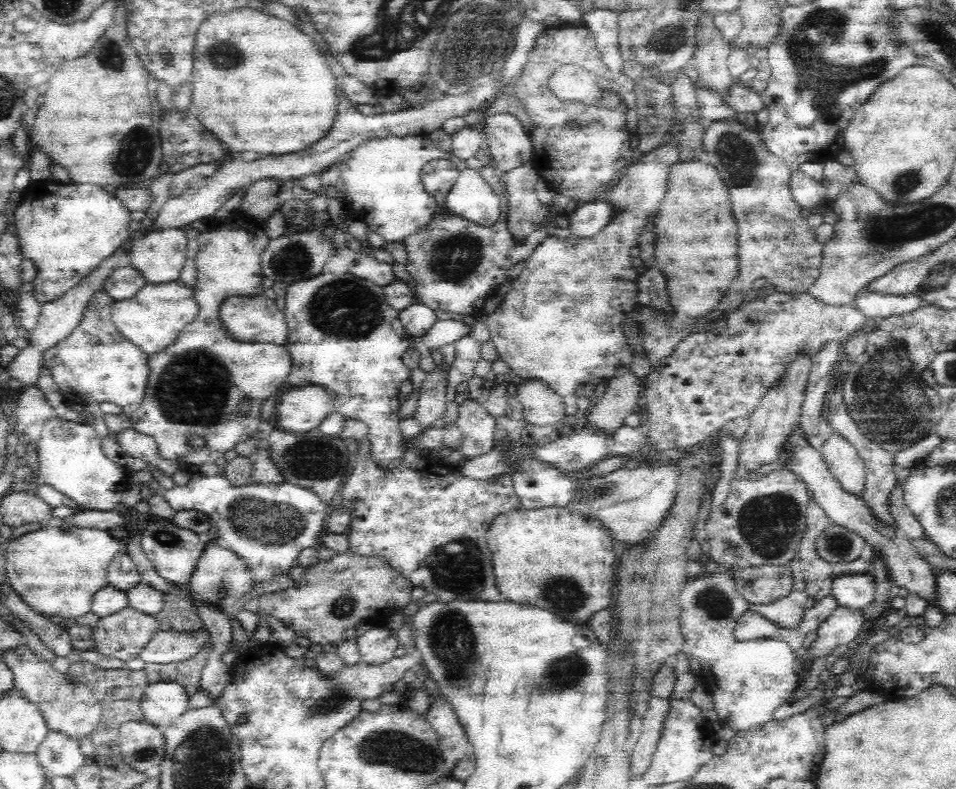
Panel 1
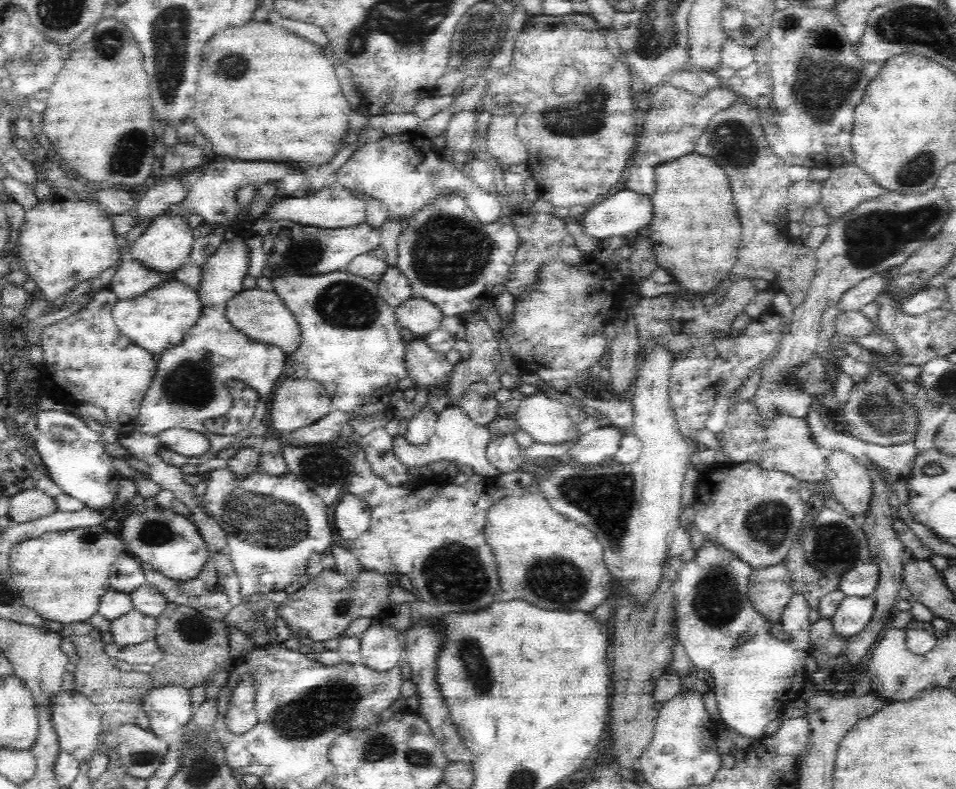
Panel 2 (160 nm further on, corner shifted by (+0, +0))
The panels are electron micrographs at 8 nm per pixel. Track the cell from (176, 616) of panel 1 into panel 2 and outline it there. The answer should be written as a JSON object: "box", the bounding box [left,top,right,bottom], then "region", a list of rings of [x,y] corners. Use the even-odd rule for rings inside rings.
{"box":[148,603,229,690],"region":[[[167,603],[164,612],[156,619],[155,639],[164,649],[164,658],[148,674],[154,680],[154,686],[158,688],[160,684],[171,684],[189,690],[214,680],[218,665],[229,659],[228,625],[222,620],[210,620],[196,609],[176,603]]]}

